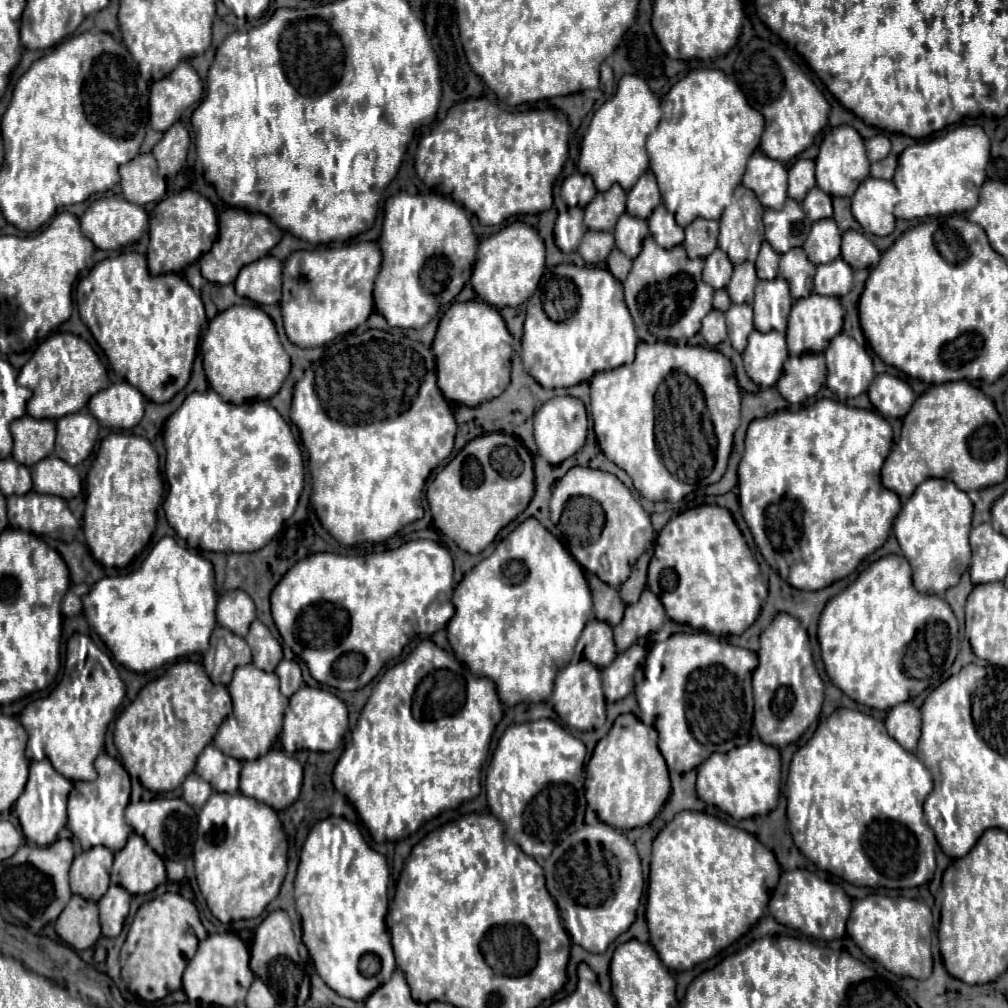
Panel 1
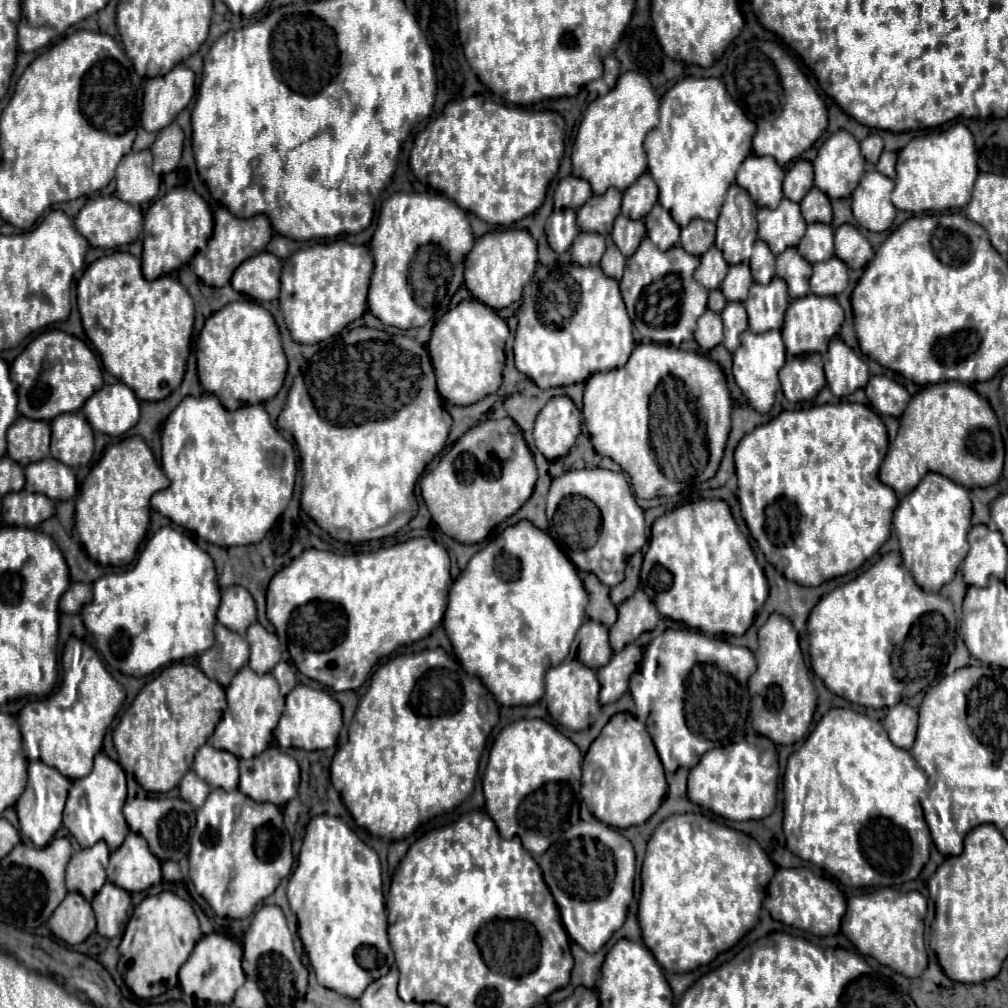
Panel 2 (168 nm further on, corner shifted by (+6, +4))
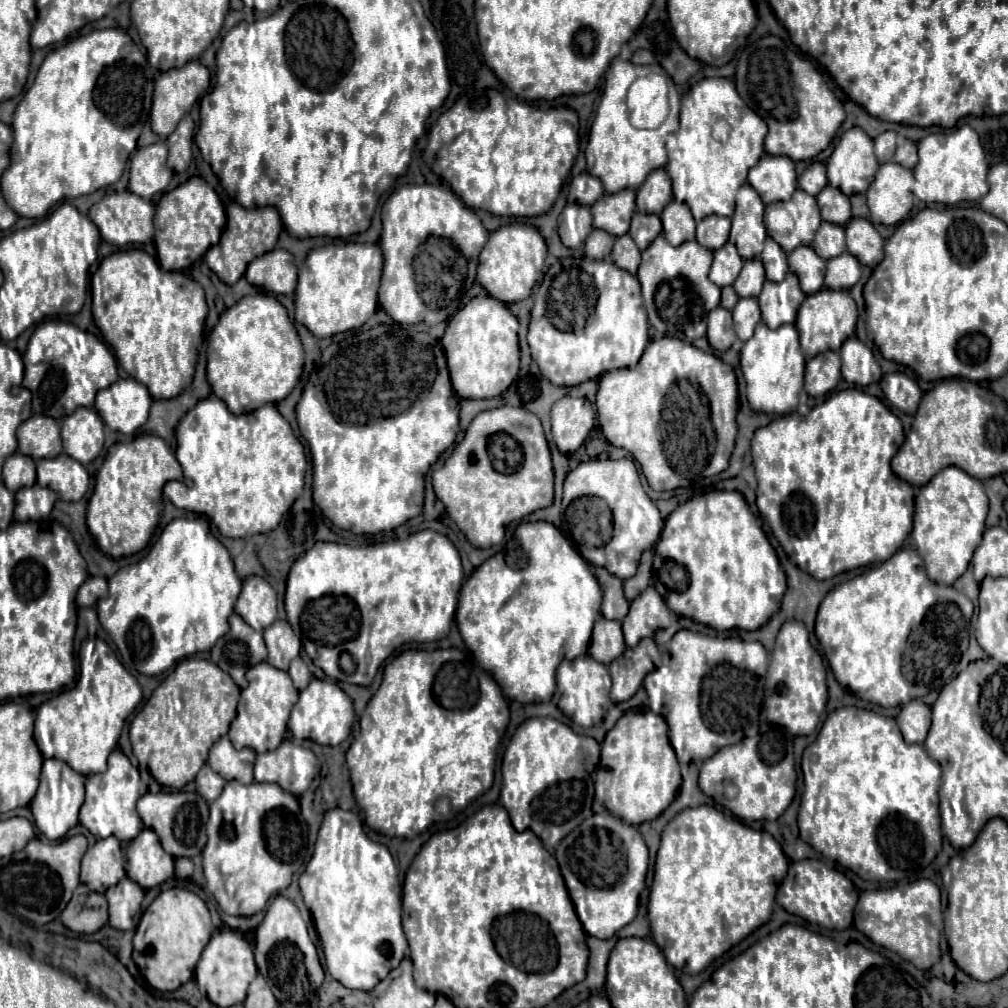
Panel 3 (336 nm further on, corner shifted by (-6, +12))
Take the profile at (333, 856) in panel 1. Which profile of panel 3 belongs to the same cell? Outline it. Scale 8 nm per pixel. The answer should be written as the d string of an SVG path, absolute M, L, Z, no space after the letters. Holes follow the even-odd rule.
M343 809L325 813L315 853L299 877L299 887L313 913L327 971L347 989L371 991L405 957L409 945L401 927L397 867L389 849L363 833L355 813Z

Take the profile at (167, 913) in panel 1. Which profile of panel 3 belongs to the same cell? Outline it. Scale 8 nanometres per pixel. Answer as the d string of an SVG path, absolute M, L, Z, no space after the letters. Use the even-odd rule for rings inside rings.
M173 887L163 891L148 909L144 912L133 937L133 961L137 963L139 971L143 973L143 977L147 979L147 983L159 991L175 991L179 989L183 983L193 979L195 973L195 965L205 949L205 945L209 943L213 933L213 925L211 925L211 915L207 905L203 903L203 899L199 899L195 893L181 889L181 887Z

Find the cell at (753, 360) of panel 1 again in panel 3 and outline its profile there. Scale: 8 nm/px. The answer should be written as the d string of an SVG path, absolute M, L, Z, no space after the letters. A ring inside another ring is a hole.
M759 323L755 335L745 341L741 349L741 371L747 383L747 401L753 411L787 415L799 405L799 391L803 389L805 355L799 347L799 335L793 325L783 325L771 331Z

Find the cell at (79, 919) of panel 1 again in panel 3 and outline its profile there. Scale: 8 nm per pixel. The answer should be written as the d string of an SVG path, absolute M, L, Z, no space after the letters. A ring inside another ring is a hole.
M79 885L75 889L71 903L61 913L61 923L75 933L95 933L95 931L99 931L107 923L107 901L105 901L105 897L101 893L87 889L85 885Z

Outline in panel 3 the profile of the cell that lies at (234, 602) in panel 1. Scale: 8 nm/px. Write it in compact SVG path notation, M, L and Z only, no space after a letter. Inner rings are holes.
M247 577L235 603L235 613L257 631L269 627L277 619L277 597L273 587L263 577Z

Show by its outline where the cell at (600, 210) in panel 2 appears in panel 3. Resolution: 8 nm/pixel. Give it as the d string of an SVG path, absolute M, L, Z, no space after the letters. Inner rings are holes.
M623 189L613 195L603 195L593 207L593 227L603 229L609 235L625 235L629 231L631 217L635 213L635 191Z

